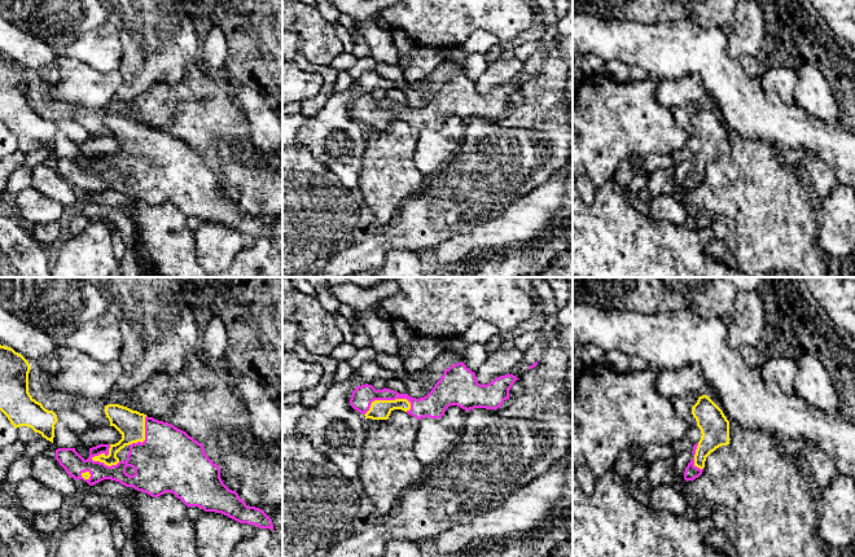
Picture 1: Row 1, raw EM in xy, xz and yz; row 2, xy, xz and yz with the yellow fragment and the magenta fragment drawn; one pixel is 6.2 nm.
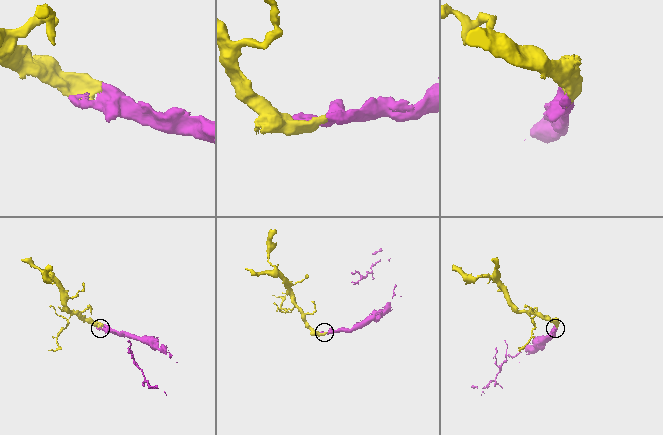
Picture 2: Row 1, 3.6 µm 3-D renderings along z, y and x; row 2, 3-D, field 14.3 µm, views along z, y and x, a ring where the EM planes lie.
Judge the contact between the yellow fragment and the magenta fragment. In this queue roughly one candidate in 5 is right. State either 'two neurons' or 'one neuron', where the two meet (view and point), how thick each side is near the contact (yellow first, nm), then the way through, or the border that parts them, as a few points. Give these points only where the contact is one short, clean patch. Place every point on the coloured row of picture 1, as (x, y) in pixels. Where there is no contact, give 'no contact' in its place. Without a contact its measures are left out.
one neuron; meets yellow in xz at (385, 400); 130 nm thick on the yellow side, 140 nm on the other

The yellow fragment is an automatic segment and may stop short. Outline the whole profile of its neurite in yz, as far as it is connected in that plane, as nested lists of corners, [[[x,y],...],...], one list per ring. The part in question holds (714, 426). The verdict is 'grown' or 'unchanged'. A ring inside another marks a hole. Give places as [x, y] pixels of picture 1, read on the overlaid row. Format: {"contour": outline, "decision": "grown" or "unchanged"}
{"contour": [[[702,395],[692,407],[692,415],[701,430],[701,439],[693,446],[693,459],[684,472],[684,479],[698,478],[705,468],[706,457],[722,446],[729,444],[729,421],[723,411],[707,396]]], "decision": "grown"}

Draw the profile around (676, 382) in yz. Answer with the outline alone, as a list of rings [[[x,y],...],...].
[[[687,364],[676,369],[657,369],[657,390],[668,396],[683,398],[694,392],[698,398],[705,395],[706,378],[698,364]]]

